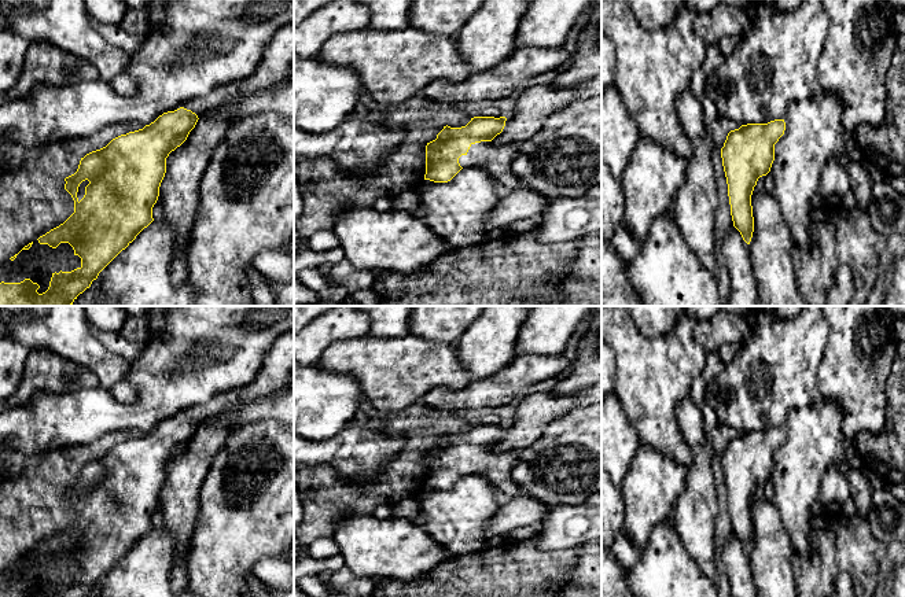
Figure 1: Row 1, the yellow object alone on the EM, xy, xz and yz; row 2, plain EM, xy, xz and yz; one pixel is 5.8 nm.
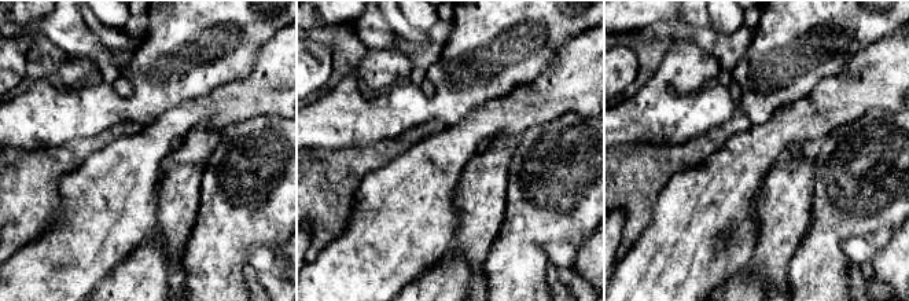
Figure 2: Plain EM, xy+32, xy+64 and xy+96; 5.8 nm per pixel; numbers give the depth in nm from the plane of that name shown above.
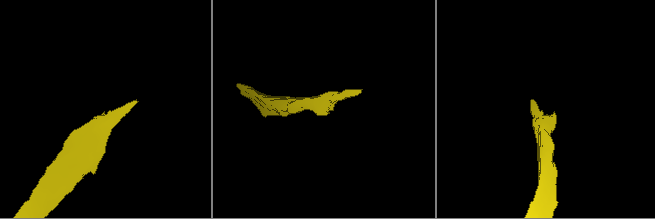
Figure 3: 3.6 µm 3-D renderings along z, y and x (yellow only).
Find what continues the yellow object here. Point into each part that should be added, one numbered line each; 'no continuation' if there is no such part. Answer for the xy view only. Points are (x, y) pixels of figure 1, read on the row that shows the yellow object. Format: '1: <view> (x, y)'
1: xy (271, 87)

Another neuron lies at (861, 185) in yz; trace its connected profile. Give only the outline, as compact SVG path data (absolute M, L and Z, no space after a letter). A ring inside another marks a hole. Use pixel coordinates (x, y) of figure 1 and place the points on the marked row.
M836 155L838 161L846 167L851 180L851 192L857 200L857 209L867 211L871 202L872 181L861 162L853 162L846 155Z

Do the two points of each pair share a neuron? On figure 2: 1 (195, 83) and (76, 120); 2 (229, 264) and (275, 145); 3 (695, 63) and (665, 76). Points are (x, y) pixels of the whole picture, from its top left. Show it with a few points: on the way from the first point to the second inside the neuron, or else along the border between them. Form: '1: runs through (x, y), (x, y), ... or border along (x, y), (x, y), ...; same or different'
1: runs through (165, 91), (157, 92), (142, 107), (106, 109); same
2: runs through (229, 234), (229, 224), (234, 217), (269, 175); same
3: runs through (688, 68), (679, 76), (672, 76); same

